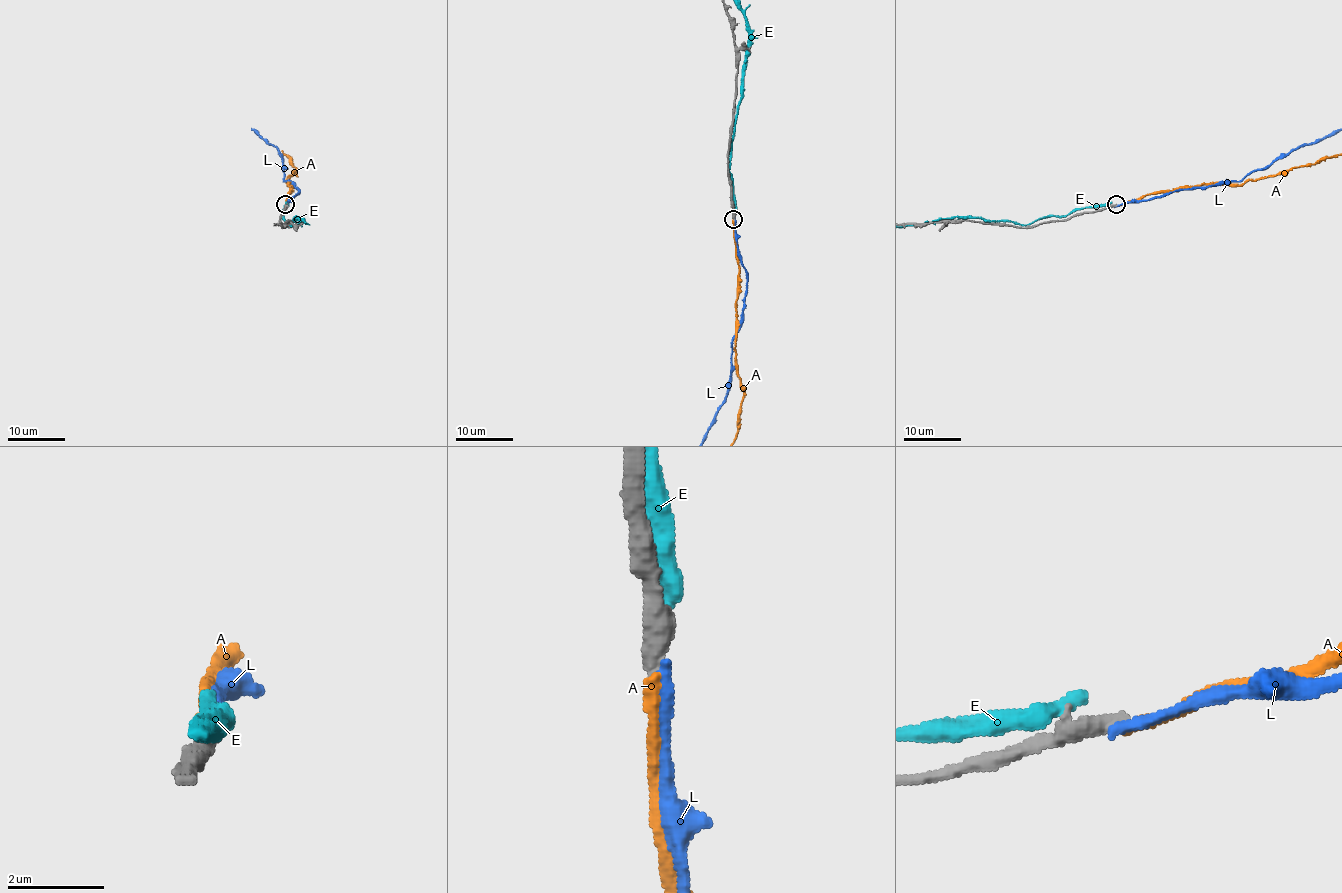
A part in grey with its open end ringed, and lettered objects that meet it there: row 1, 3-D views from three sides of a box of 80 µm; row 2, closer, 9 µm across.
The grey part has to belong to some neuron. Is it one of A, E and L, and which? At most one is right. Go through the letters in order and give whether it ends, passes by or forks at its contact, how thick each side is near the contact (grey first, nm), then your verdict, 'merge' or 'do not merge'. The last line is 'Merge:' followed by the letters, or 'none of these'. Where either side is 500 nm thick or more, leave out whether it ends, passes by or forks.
A: it ends there; 400 nm thick on the grey side, 220 nm on the other; do not merge
E: it ends there; 360 nm thick on the grey side, 480 nm on the other; do not merge
L: it ends there; 440 nm thick on the grey side, 280 nm on the other; do not merge
Merge: none of these

